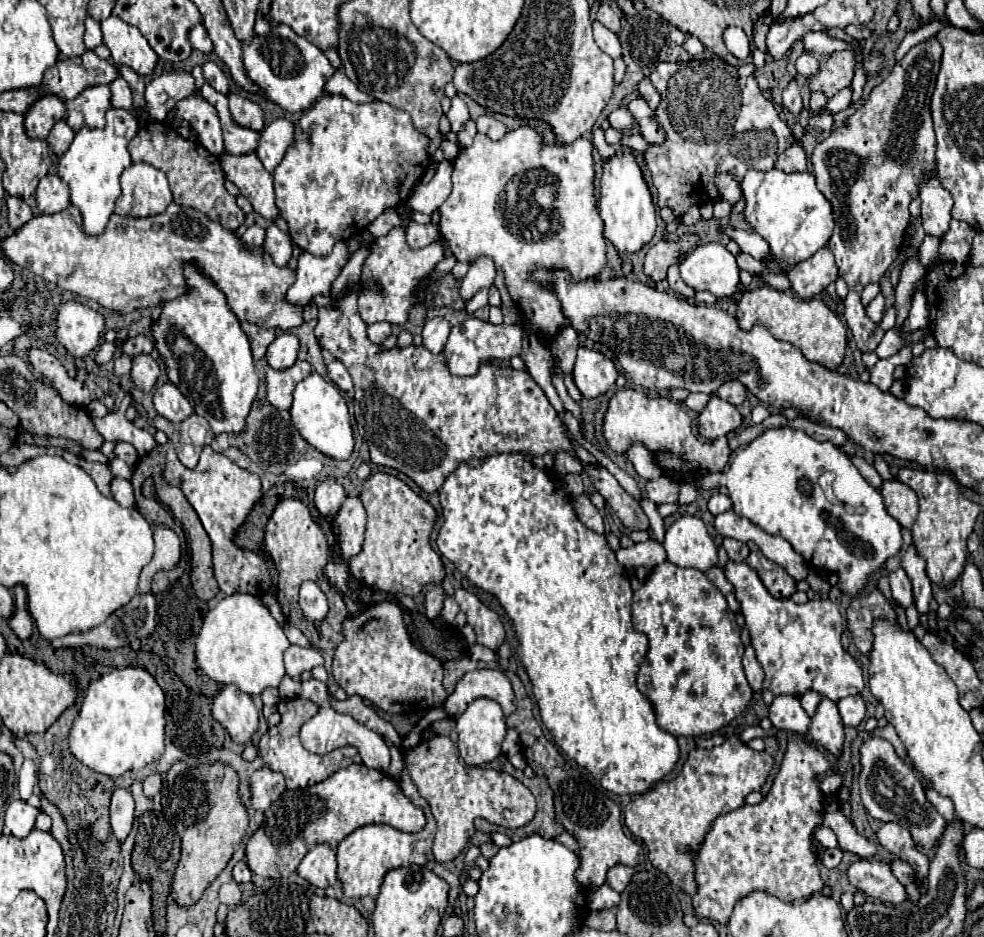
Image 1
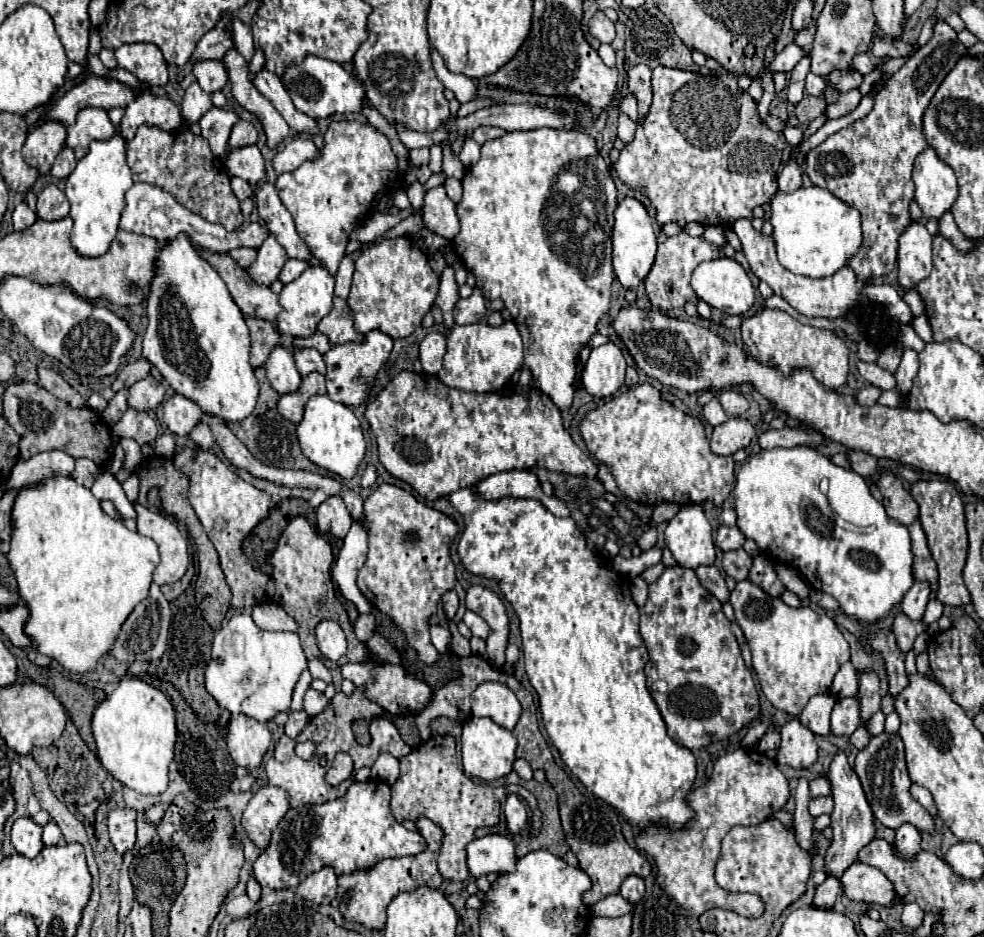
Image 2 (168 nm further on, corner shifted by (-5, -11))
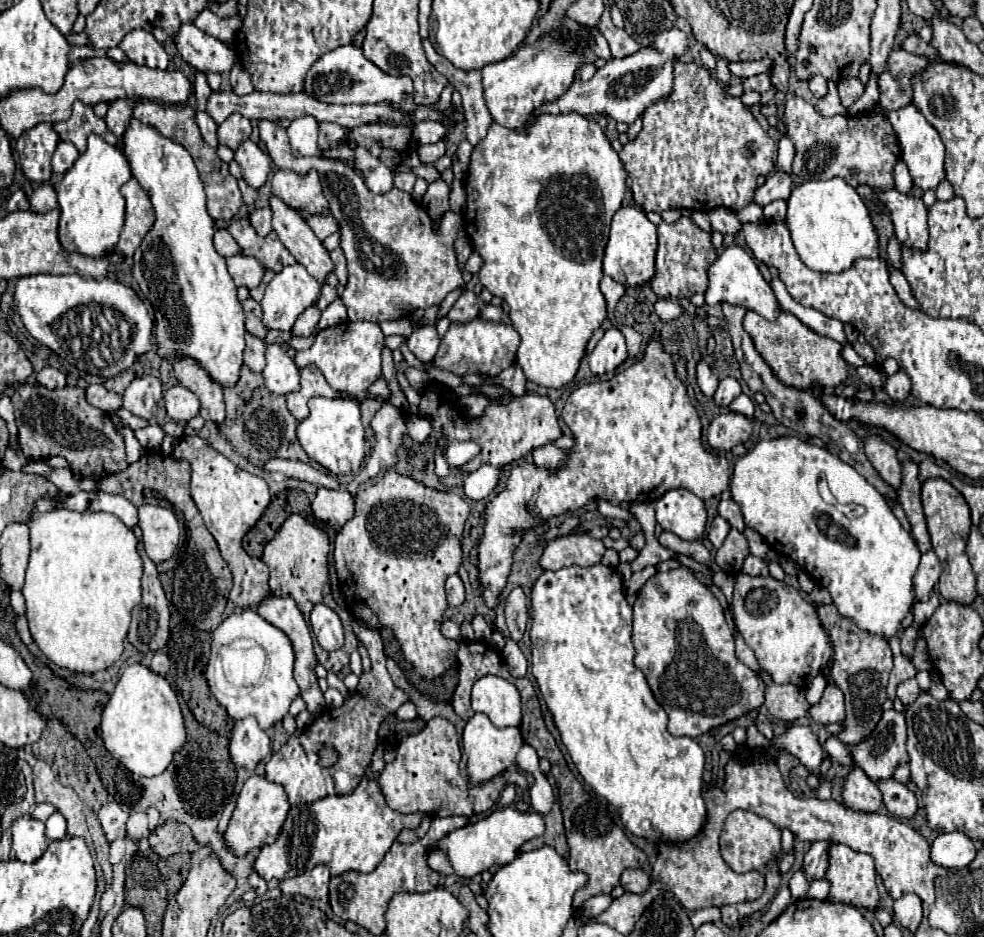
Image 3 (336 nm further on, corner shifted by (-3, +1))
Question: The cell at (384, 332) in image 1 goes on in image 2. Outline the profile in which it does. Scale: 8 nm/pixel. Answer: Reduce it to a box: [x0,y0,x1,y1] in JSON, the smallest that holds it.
[323,330,393,406]

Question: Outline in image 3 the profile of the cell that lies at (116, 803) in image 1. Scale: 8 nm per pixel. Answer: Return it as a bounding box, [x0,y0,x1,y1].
[97,802,129,842]

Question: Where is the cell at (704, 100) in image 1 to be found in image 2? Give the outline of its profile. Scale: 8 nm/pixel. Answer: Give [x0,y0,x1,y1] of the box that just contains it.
[613,66,783,228]

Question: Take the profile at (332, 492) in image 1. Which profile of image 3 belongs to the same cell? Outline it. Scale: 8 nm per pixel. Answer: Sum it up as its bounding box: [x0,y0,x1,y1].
[311,488,355,530]

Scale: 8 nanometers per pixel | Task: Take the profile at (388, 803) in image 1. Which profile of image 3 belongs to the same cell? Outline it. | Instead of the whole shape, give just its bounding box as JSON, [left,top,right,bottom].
[255,778,427,880]

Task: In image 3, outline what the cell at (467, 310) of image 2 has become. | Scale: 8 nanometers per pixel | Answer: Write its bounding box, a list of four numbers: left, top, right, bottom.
[447,290,479,322]

